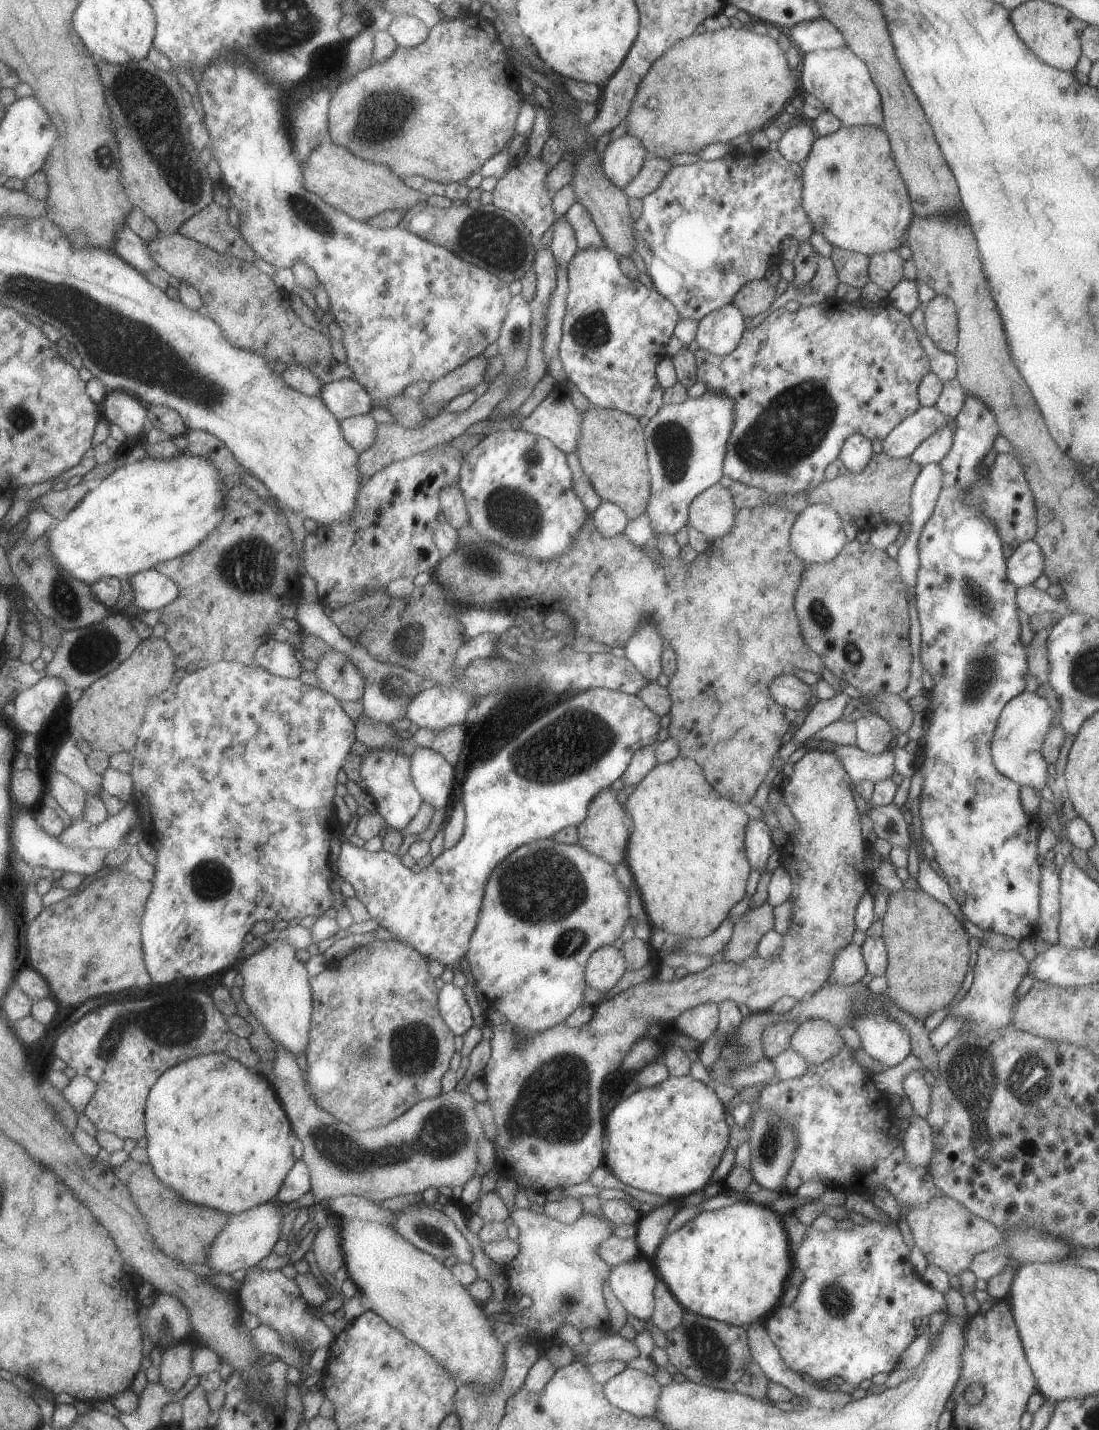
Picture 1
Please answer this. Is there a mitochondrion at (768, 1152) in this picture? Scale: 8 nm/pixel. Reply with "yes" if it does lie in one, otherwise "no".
yes

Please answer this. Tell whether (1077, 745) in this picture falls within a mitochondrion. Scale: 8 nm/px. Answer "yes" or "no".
no

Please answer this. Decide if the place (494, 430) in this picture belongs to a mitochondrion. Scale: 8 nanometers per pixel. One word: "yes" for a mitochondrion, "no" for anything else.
no

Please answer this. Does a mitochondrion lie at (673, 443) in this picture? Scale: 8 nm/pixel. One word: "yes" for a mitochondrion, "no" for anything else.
yes

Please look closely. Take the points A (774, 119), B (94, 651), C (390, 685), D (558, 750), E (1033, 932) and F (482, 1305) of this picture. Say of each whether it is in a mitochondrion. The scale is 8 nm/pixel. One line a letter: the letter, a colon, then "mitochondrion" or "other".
A: other
B: mitochondrion
C: mitochondrion
D: mitochondrion
E: other
F: other

